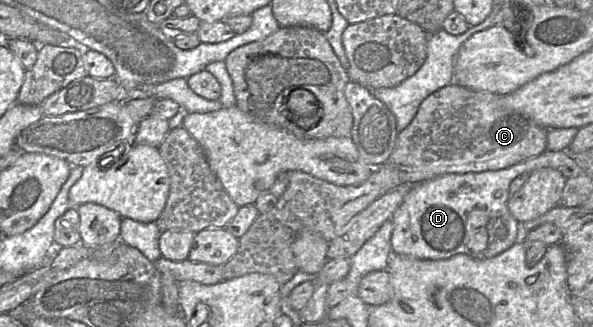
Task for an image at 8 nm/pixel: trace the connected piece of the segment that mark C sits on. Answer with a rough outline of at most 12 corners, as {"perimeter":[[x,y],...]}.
{"perimeter":[[451,83],[422,101],[388,162],[402,186],[501,170],[547,132],[510,94]]}

